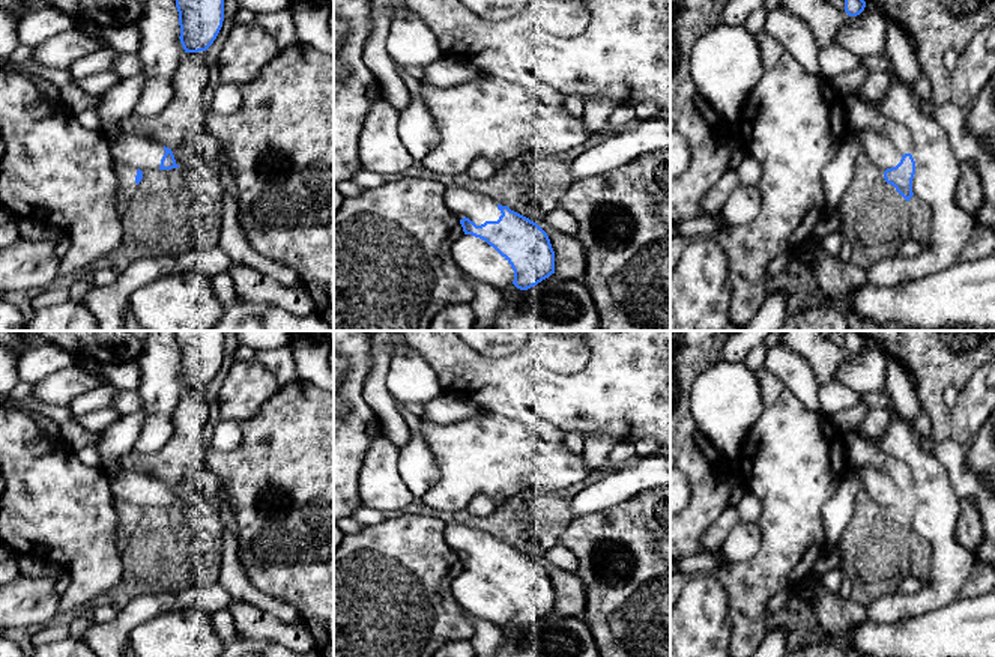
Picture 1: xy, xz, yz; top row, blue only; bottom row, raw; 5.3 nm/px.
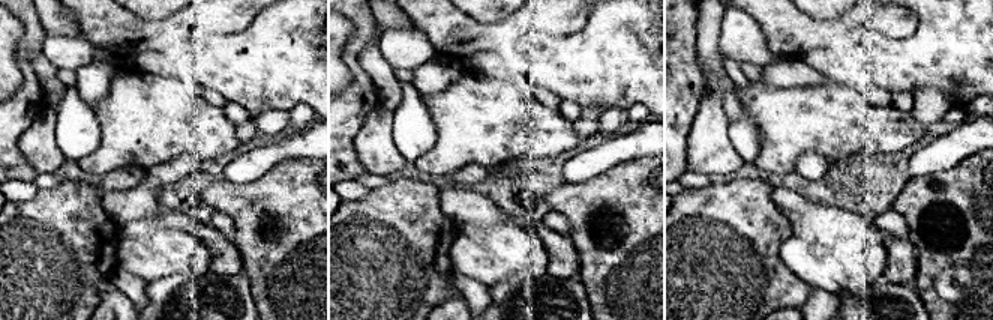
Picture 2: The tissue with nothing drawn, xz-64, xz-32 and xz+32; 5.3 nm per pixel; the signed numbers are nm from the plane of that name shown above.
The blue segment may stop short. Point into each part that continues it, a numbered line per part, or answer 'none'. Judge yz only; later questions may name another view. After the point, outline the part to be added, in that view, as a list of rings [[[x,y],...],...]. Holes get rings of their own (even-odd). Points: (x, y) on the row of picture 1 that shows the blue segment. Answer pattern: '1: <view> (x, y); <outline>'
1: yz (881, 151); [[[849,129],[848,134],[854,135],[860,141],[861,150],[878,168],[891,168],[900,162],[903,153],[900,153],[894,143],[885,135],[873,129]]]

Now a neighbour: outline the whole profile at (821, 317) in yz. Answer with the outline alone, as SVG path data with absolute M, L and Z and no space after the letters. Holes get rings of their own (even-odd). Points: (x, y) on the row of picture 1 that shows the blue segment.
M824 304L788 314L779 331L849 331L849 323L839 305Z

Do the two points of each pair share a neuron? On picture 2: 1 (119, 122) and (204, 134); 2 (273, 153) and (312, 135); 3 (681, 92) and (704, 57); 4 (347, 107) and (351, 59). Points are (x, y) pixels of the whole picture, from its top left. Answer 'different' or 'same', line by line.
1: same
2: same
3: different
4: same

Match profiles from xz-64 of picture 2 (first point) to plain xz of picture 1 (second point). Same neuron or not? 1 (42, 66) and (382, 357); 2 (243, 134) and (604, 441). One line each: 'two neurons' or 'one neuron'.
1: one neuron
2: one neuron

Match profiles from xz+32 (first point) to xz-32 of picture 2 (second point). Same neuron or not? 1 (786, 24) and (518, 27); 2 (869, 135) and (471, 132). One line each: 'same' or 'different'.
1: same
2: same

